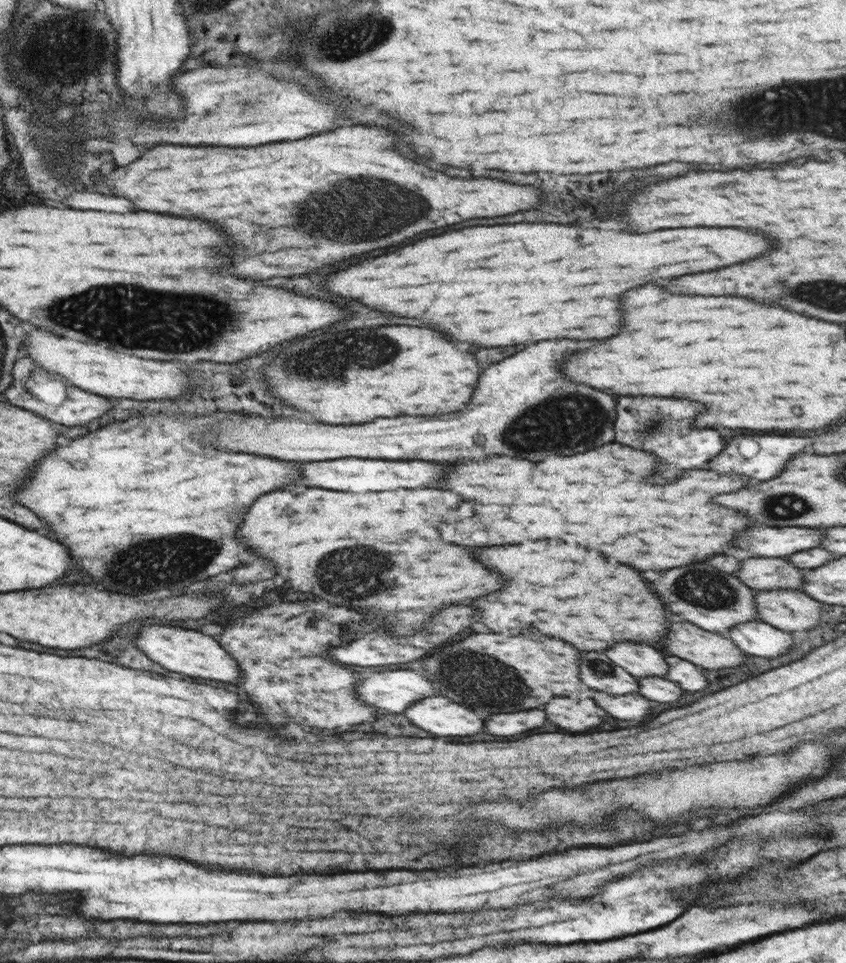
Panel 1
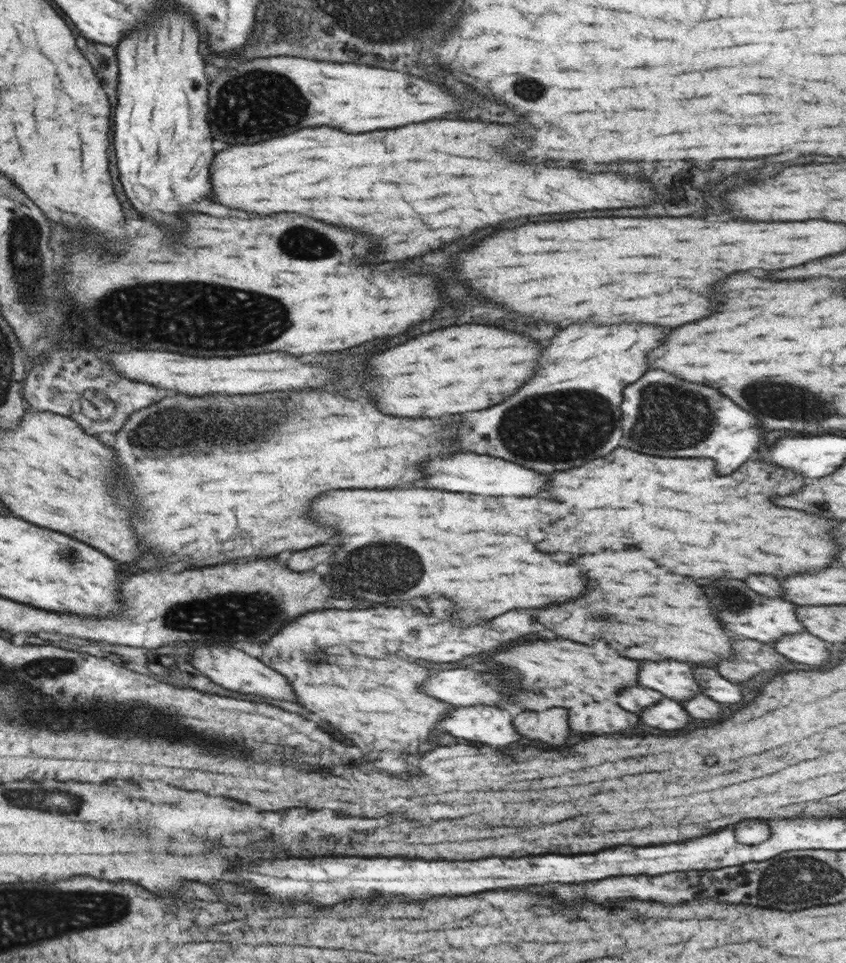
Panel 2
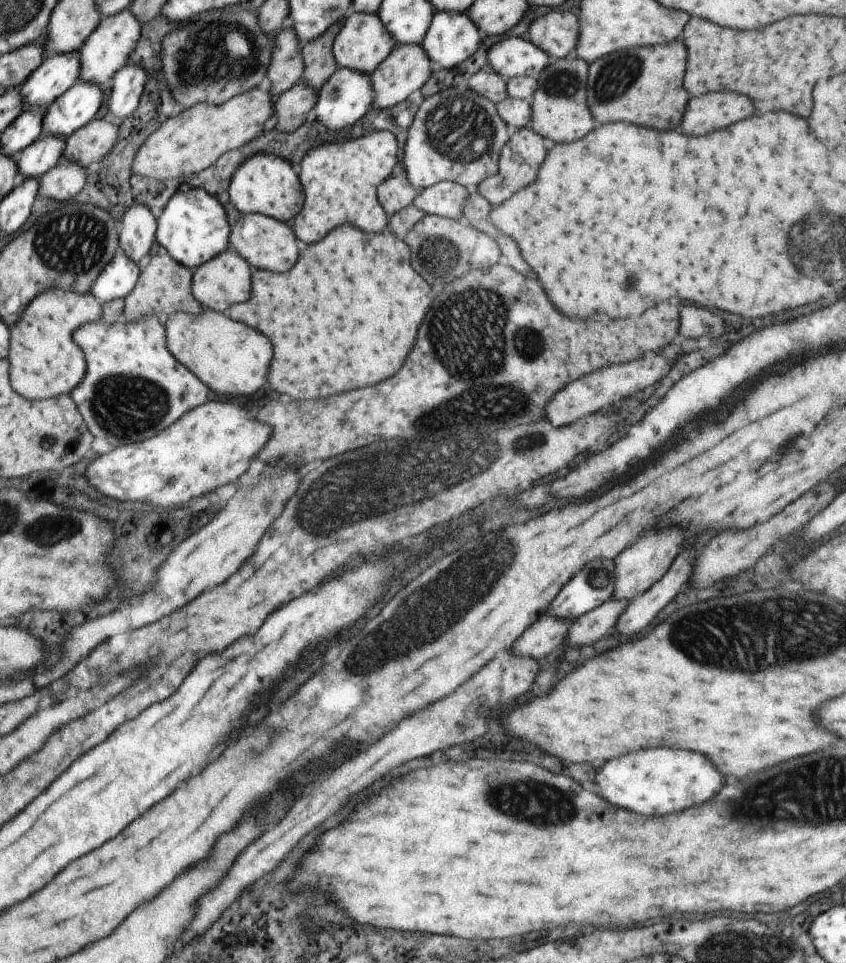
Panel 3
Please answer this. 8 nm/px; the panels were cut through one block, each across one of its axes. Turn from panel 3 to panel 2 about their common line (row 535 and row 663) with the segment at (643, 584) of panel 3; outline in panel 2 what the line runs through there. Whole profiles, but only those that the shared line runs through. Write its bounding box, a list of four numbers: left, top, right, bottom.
[638,660,702,702]

